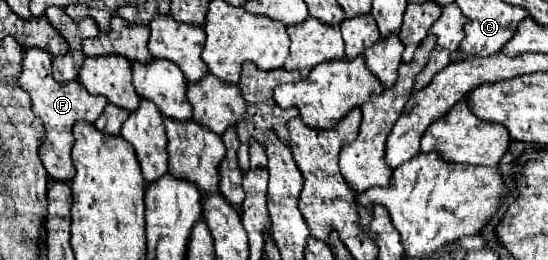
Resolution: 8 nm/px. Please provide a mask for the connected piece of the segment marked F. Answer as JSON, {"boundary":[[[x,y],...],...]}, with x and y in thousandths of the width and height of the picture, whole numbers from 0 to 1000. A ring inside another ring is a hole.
{"boundary":[[[51,188],[44,196],[40,219],[40,288],[36,288],[36,327],[44,350],[55,358],[58,373],[58,404],[62,404],[62,435],[77,458],[80,496],[84,496],[84,542],[73,573],[73,604],[77,627],[88,658],[88,681],[95,696],[120,696],[128,704],[135,681],[135,635],[131,635],[131,558],[135,558],[135,519],[131,519],[131,488],[146,465],[157,473],[172,473],[172,458],[182,450],[182,435],[193,412],[193,373],[186,365],[164,365],[157,358],[157,342],[150,342],[146,319],[131,312],[120,327],[109,327],[106,312],[99,312],[95,296],[95,258],[91,258],[91,212],[77,188]]]}

